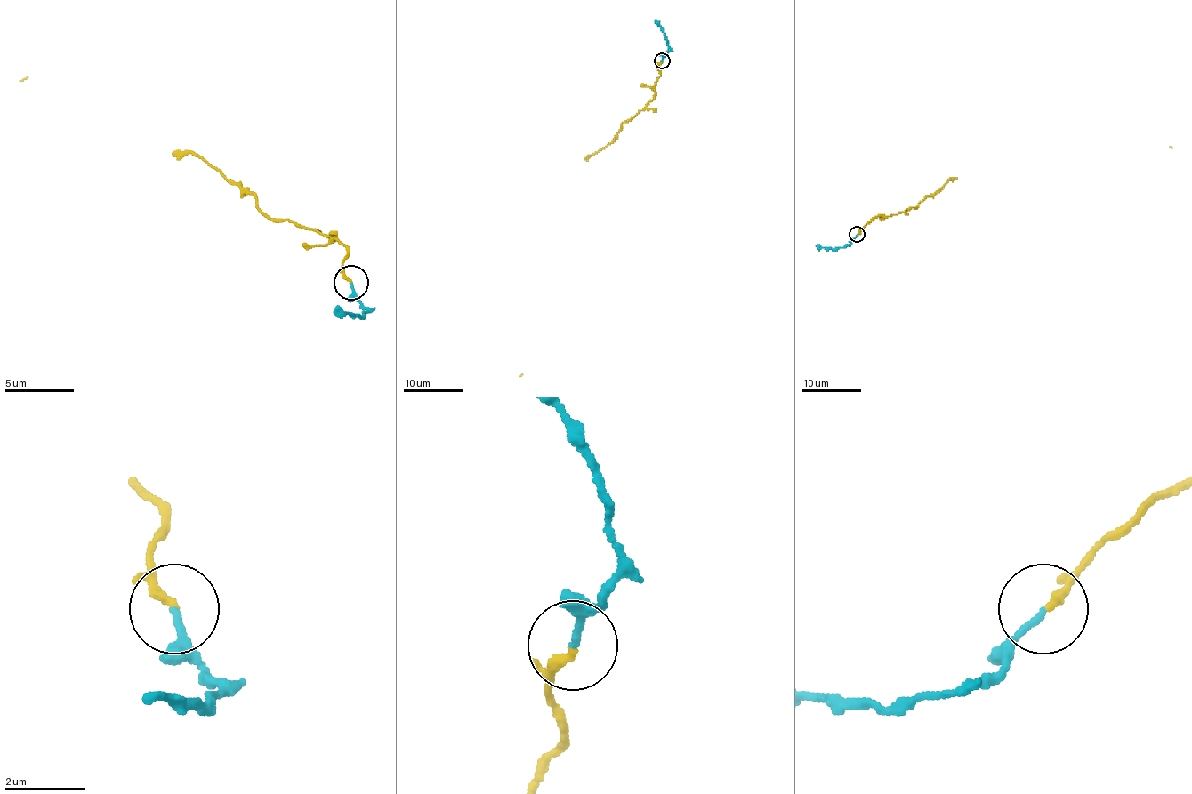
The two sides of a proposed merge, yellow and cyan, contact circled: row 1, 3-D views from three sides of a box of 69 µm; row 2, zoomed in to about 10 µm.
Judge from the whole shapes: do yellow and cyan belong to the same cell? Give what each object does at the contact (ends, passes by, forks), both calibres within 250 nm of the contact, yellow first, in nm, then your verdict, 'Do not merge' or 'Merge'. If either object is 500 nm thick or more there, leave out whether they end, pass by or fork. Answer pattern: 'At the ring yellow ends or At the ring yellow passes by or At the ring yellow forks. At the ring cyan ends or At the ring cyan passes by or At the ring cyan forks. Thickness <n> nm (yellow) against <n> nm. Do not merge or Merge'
At the ring yellow ends. At the ring cyan ends. Thickness 200 nm (yellow) against 160 nm. Merge

